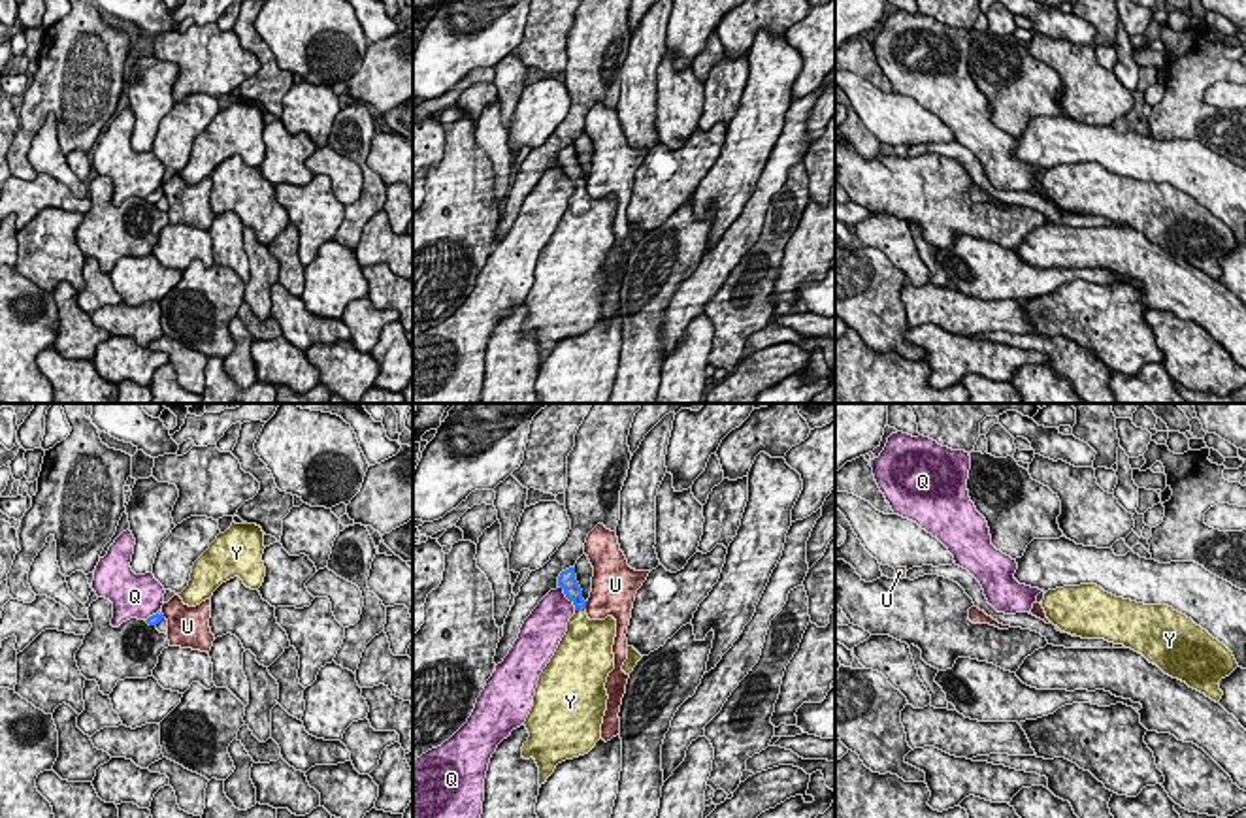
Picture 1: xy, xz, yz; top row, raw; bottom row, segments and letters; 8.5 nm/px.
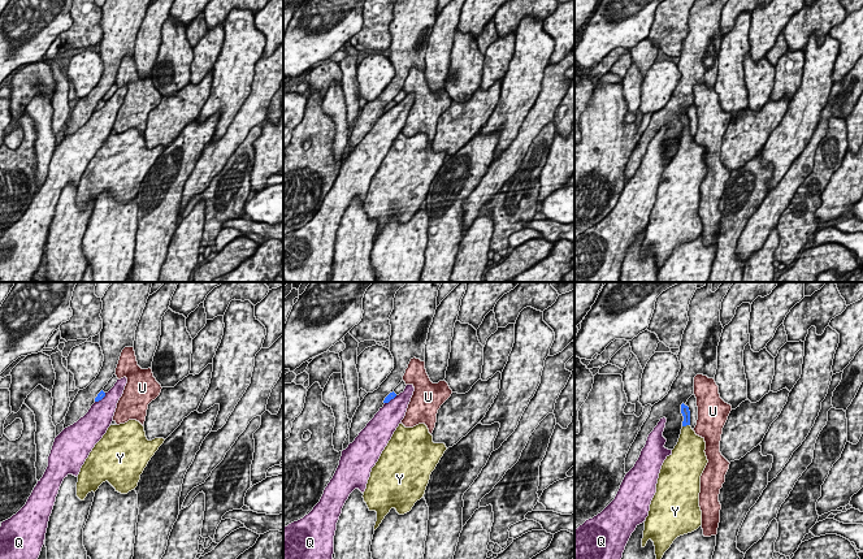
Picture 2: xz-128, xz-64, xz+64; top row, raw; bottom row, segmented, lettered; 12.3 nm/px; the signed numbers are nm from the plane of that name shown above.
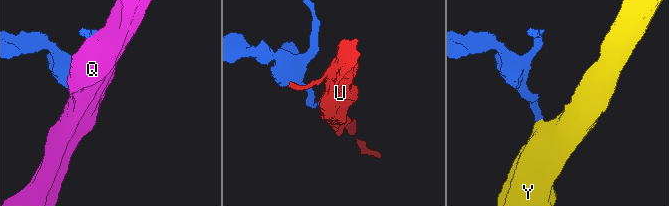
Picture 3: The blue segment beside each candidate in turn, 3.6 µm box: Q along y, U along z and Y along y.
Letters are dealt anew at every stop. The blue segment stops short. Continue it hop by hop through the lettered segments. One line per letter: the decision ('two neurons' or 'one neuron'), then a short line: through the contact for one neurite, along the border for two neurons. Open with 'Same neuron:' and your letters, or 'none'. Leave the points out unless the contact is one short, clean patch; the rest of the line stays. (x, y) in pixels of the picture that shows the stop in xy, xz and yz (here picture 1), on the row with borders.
Same neuron: Y
Q: two neurons
U: two neurons; line xz (585, 602), (587, 607)
Y: one neuron; line xz (568, 581), (579, 607), (583, 636)

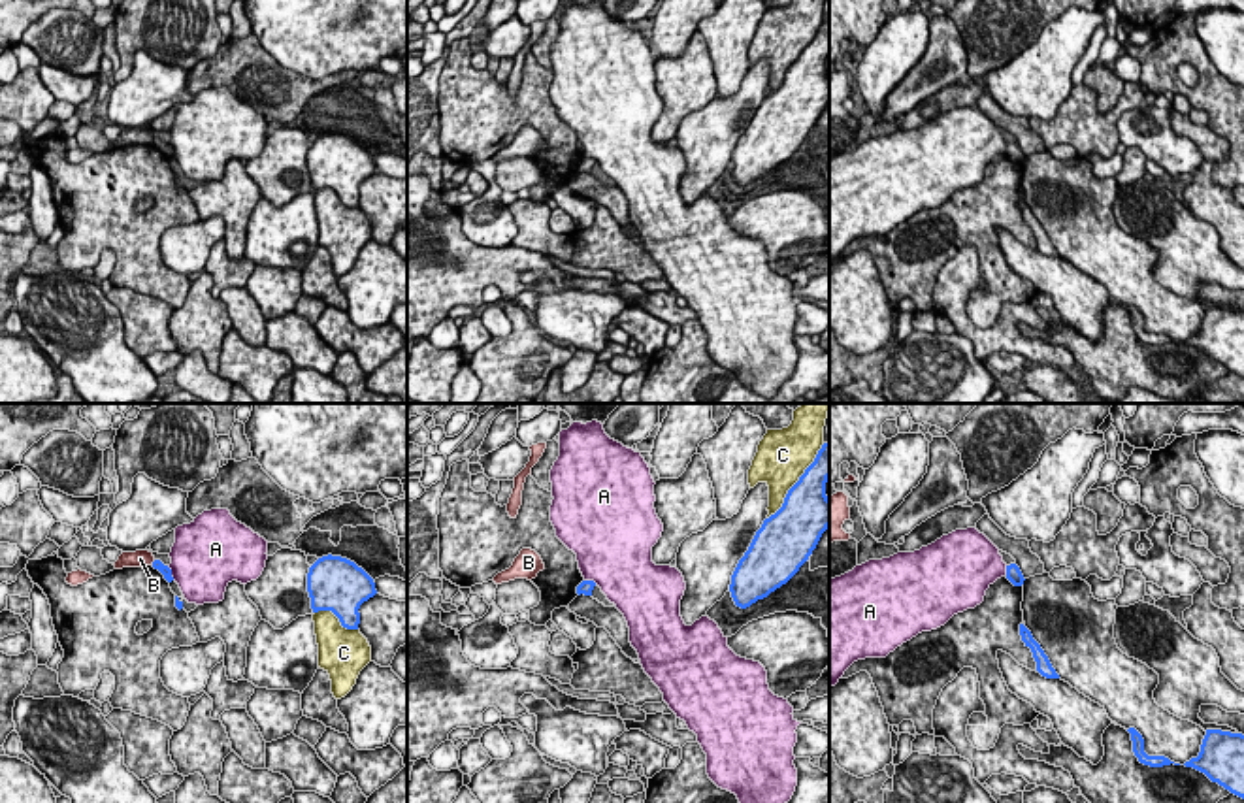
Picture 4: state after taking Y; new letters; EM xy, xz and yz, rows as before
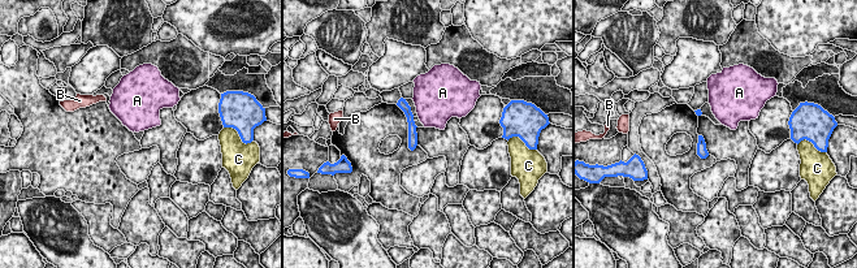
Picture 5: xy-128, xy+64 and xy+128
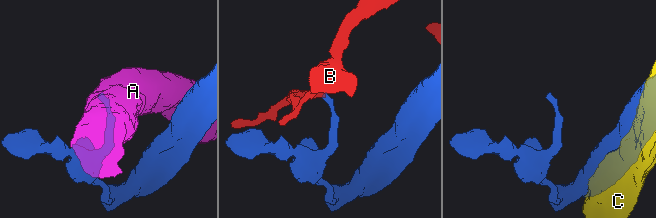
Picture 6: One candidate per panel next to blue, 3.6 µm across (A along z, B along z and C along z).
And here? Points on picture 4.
Same neuron: none
A: two neurons; line xy (166, 566), (174, 579)
B: two neurons; line xy (155, 560), (151, 564)
C: two neurons

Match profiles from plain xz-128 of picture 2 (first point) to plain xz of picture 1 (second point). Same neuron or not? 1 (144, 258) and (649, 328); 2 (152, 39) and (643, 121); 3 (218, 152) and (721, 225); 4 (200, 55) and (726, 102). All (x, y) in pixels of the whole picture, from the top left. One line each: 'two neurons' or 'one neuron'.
1: one neuron
2: one neuron
3: two neurons
4: one neuron

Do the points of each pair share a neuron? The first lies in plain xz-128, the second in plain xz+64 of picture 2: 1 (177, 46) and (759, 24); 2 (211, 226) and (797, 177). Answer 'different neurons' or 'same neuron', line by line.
1: different neurons
2: different neurons

